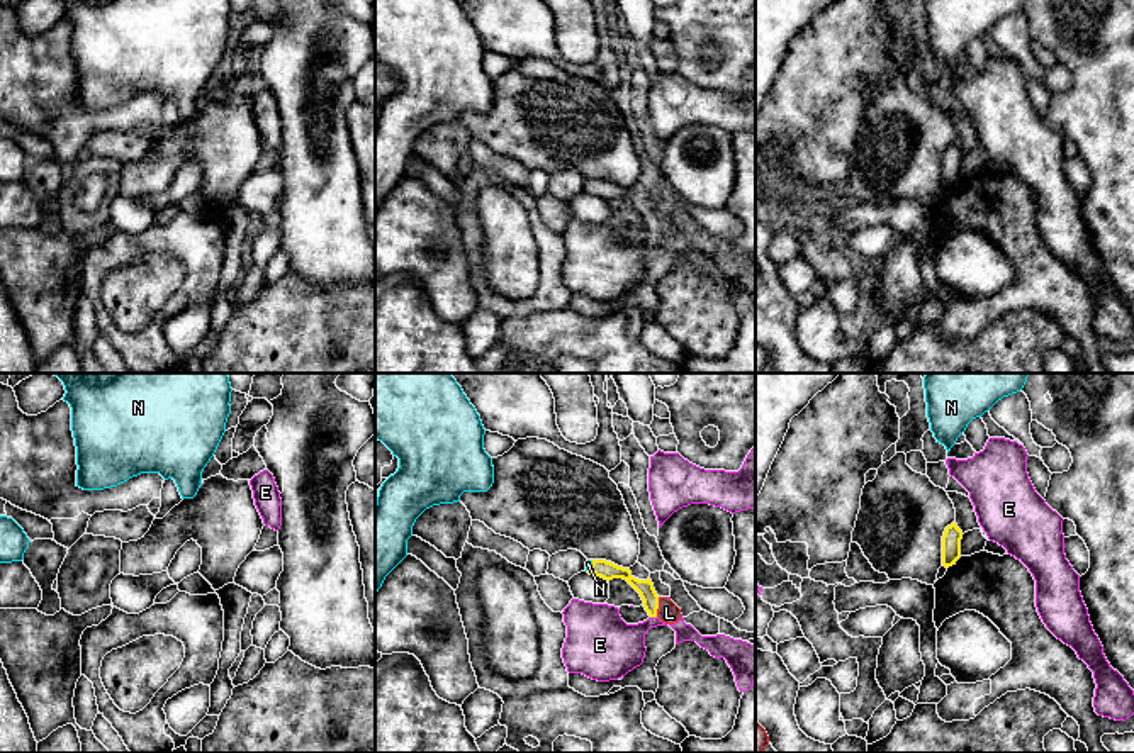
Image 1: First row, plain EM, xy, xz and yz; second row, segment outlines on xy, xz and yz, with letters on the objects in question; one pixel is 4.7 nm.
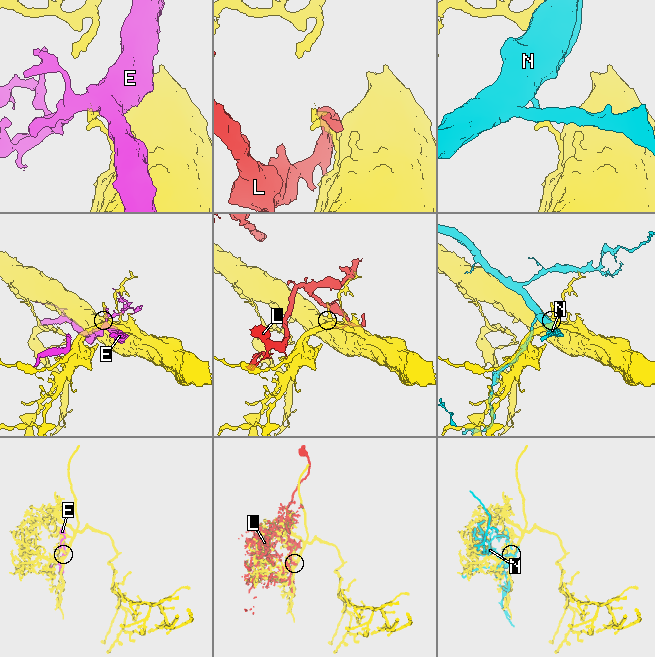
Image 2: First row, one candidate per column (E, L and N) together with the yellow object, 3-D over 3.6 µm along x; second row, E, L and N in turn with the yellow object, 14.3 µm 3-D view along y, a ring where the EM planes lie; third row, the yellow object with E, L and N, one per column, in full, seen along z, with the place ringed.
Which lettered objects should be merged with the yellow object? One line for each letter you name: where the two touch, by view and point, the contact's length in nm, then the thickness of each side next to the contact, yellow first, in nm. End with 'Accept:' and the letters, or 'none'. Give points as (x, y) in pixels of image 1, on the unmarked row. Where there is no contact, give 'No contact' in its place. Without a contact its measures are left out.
Accept: none

